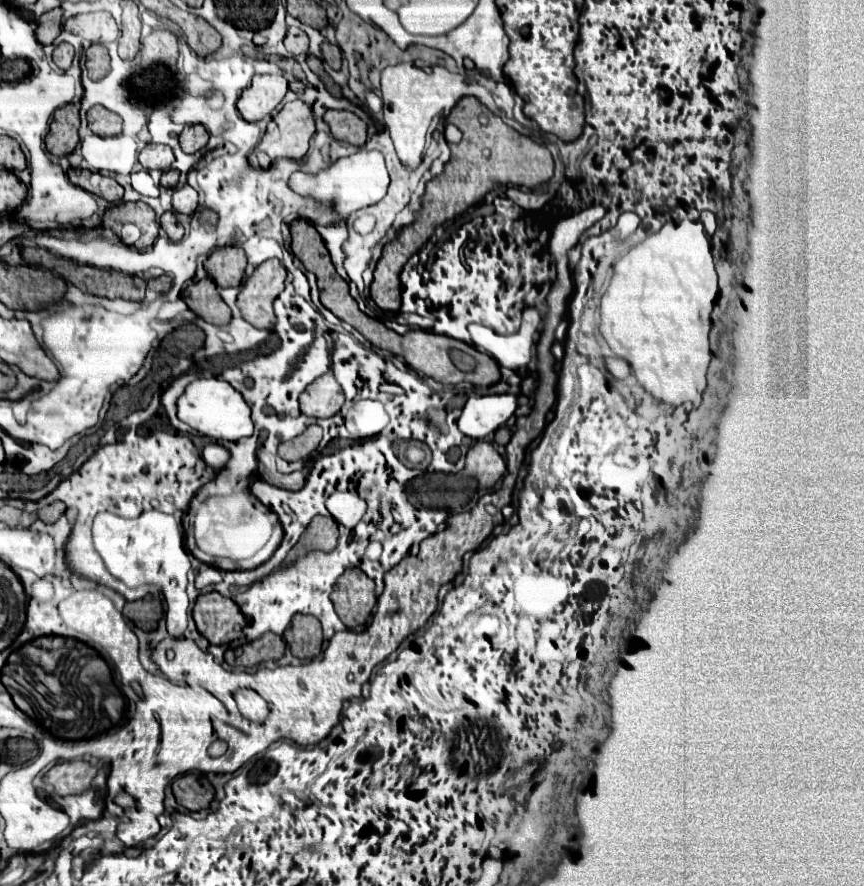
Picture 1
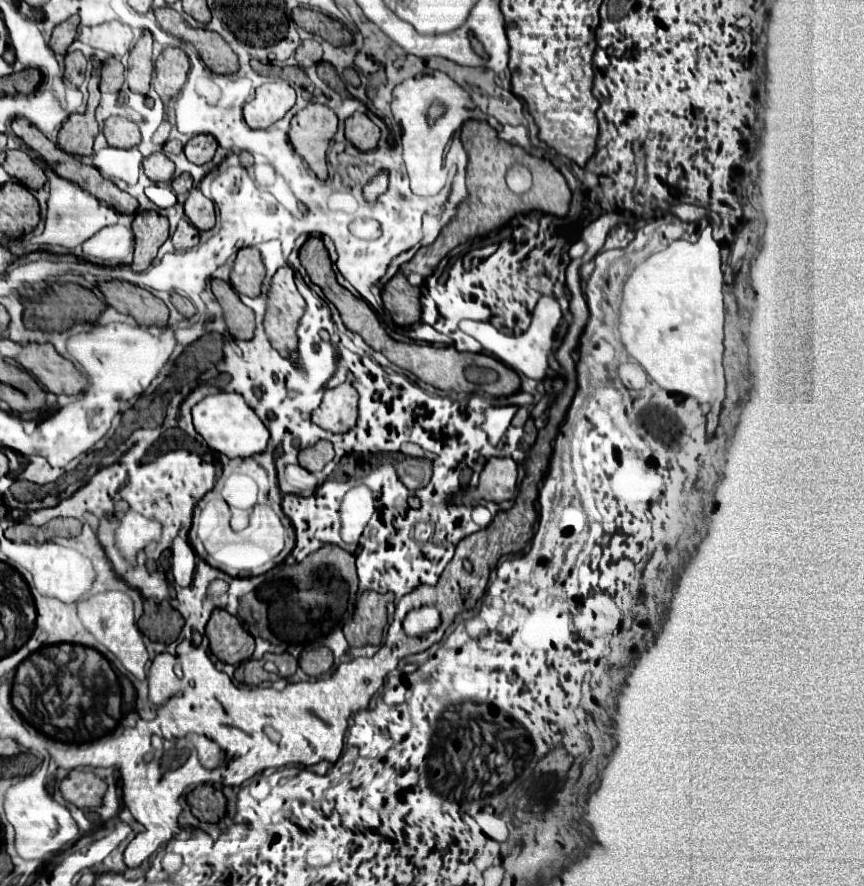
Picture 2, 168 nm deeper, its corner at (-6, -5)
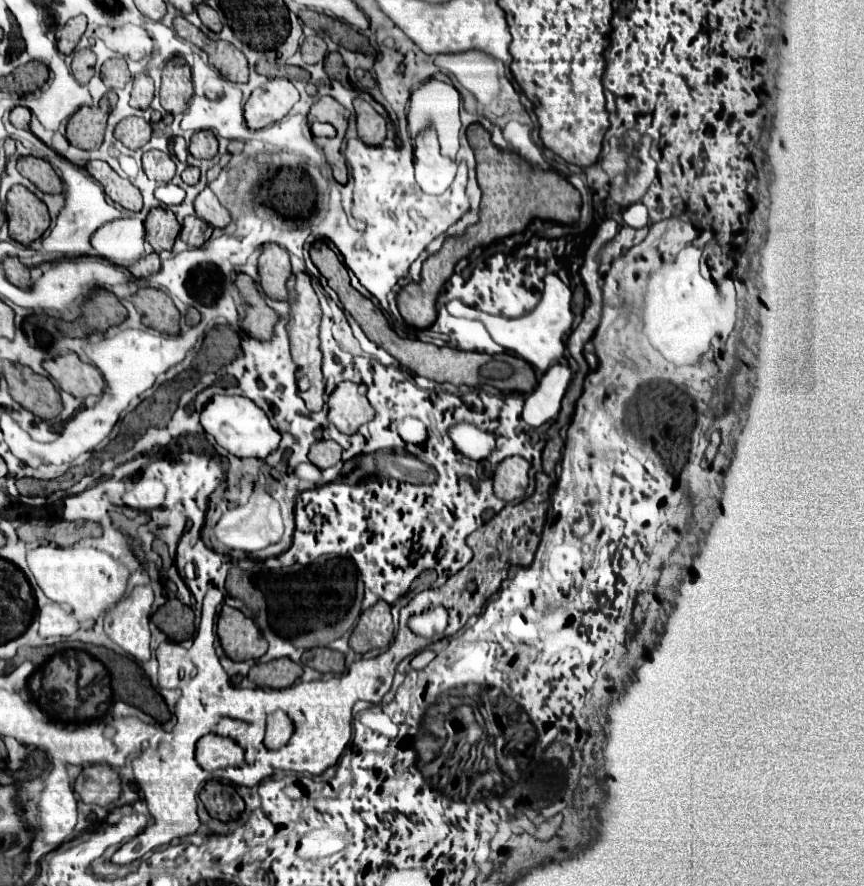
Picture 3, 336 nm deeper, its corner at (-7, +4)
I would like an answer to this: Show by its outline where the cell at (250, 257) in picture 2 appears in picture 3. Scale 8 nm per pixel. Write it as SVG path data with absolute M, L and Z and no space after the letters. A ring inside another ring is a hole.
M276 243L262 245L258 257L258 287L272 299L286 299L286 277L290 277L288 253Z

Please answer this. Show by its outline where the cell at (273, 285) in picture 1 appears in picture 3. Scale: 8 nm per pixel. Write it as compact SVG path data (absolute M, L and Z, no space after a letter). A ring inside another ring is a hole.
M296 273L294 275L296 279L296 287L294 287L294 301L290 305L290 319L286 323L286 331L288 331L288 339L290 339L290 349L292 349L292 359L294 363L298 365L298 371L296 371L296 377L308 377L310 381L310 389L300 393L300 397L304 399L306 407L310 411L320 411L324 407L324 377L322 377L322 371L320 371L320 363L322 363L322 357L320 357L320 349L318 349L318 327L320 327L320 317L322 317L322 311L320 311L320 305L318 305L318 297L310 285L310 277L306 273Z

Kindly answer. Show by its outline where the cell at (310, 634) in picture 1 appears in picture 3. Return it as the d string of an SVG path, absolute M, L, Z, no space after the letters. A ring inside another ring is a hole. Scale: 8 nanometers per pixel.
M318 647L318 649L310 649L302 653L302 663L306 667L312 667L320 673L344 673L346 671L346 663L344 663L344 655L340 651L328 649L328 647Z

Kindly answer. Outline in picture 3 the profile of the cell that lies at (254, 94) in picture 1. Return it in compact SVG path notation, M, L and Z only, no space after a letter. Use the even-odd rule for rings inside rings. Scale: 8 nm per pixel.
M268 79L258 89L252 91L244 117L250 129L262 129L268 123L274 123L288 115L292 105L298 101L298 91L288 79Z

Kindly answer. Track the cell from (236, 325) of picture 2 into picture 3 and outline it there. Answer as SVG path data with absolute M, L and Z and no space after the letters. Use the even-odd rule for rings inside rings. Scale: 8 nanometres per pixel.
M238 273L234 285L236 285L236 289L238 289L238 293L240 293L242 301L244 301L244 311L246 311L246 315L242 319L244 333L248 337L254 337L254 339L260 339L260 341L270 339L272 327L278 321L276 311L272 311L264 303L264 297L260 297L260 293L258 293L256 281L250 279L248 275Z

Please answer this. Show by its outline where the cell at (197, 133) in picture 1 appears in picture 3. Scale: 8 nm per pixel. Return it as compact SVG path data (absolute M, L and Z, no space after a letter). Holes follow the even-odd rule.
M198 131L192 135L188 149L198 159L212 159L218 153L218 141L212 131Z

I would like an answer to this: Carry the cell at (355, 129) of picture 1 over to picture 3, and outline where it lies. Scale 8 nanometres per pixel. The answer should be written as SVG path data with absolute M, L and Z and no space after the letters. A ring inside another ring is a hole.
M354 99L354 109L358 137L366 145L382 145L386 137L386 121L364 99Z

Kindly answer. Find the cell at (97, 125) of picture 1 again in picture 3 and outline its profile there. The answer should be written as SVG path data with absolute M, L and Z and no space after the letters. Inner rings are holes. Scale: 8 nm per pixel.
M126 117L114 127L114 137L120 139L128 149L140 149L150 141L152 127L142 117Z

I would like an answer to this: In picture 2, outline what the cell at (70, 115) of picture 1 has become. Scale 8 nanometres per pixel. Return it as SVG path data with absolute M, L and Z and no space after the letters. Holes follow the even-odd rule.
M87 108L85 114L71 114L59 132L59 146L73 156L93 154L93 140L99 134L95 110Z

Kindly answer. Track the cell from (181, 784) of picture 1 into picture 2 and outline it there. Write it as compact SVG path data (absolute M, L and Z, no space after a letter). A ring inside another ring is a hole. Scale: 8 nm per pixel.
M209 784L197 786L189 796L187 802L191 806L193 816L197 816L201 822L213 822L217 824L227 814L227 802L221 790L215 790Z

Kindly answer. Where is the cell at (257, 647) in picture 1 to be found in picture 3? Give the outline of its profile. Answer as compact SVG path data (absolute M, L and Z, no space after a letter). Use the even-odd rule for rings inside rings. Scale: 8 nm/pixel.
M288 657L272 659L268 663L256 663L248 671L250 681L254 681L258 687L272 687L272 689L288 687L300 675L302 675L302 667Z

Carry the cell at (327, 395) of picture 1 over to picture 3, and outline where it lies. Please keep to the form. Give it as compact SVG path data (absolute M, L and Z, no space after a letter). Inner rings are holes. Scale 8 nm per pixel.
M342 381L332 391L326 401L328 405L328 421L336 425L338 431L352 435L360 425L368 423L374 417L374 409L366 399L366 385Z

